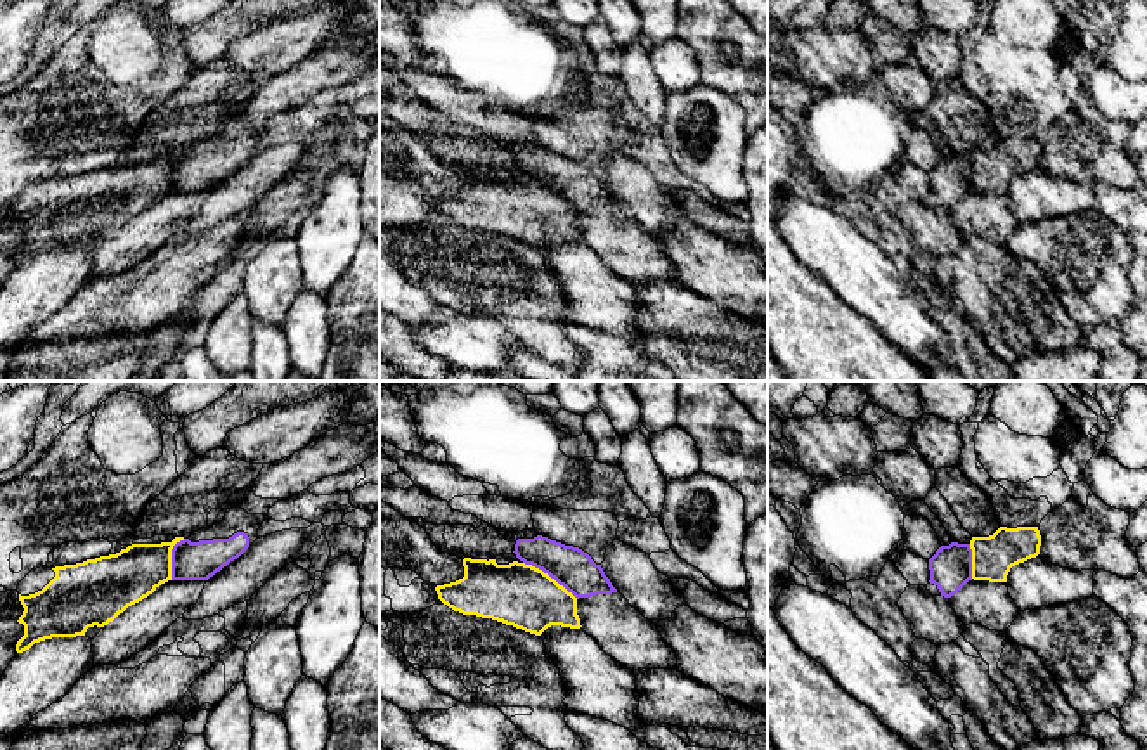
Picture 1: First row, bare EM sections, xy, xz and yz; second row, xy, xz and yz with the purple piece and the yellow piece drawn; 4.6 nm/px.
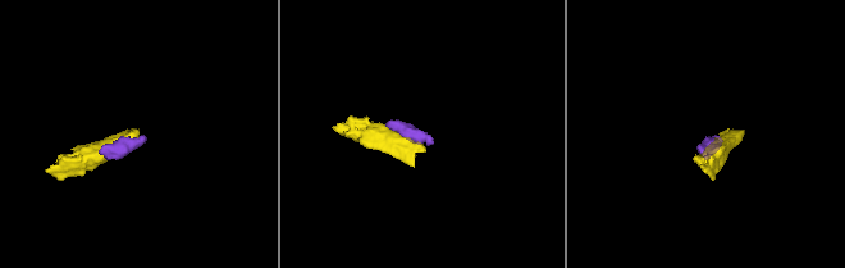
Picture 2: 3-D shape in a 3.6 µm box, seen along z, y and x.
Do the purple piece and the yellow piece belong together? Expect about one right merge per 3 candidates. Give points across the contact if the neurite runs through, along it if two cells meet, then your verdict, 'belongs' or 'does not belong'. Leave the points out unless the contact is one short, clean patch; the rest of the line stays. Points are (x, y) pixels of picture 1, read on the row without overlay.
along xz (524, 174), (546, 184), (577, 210) | does not belong

